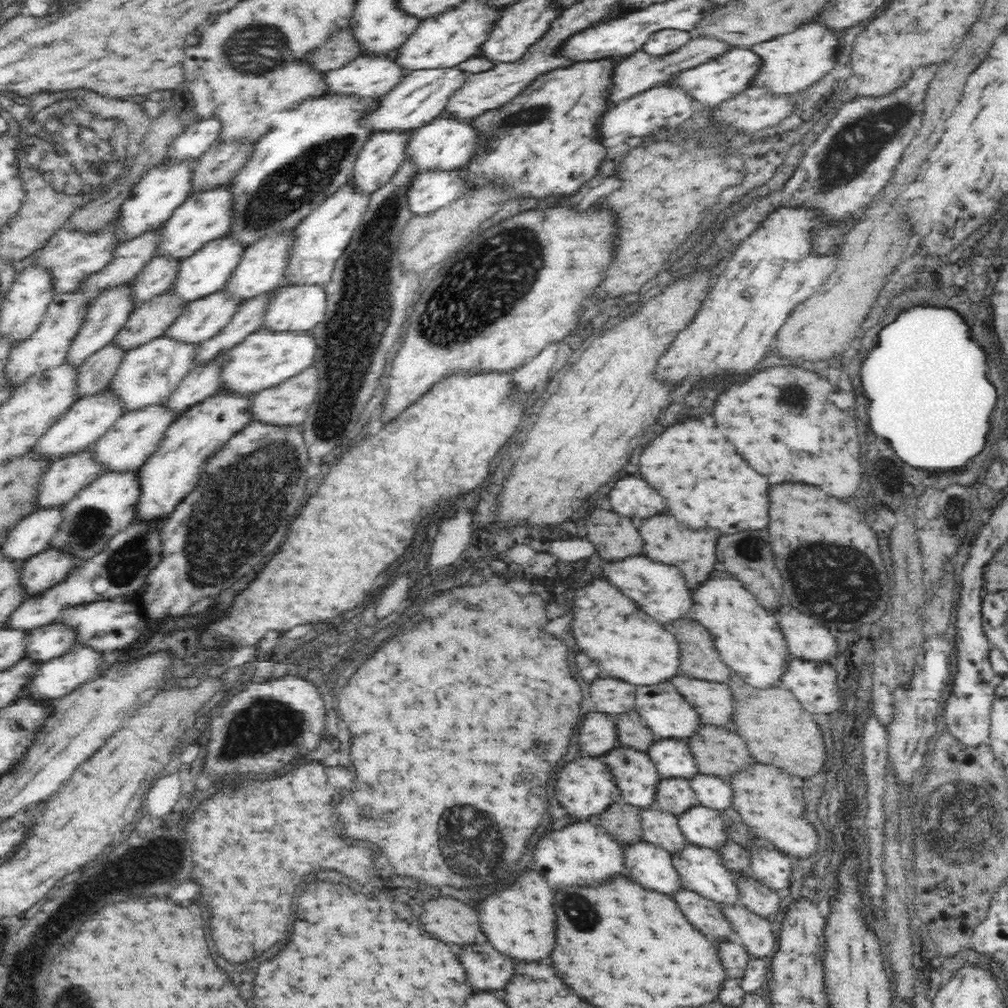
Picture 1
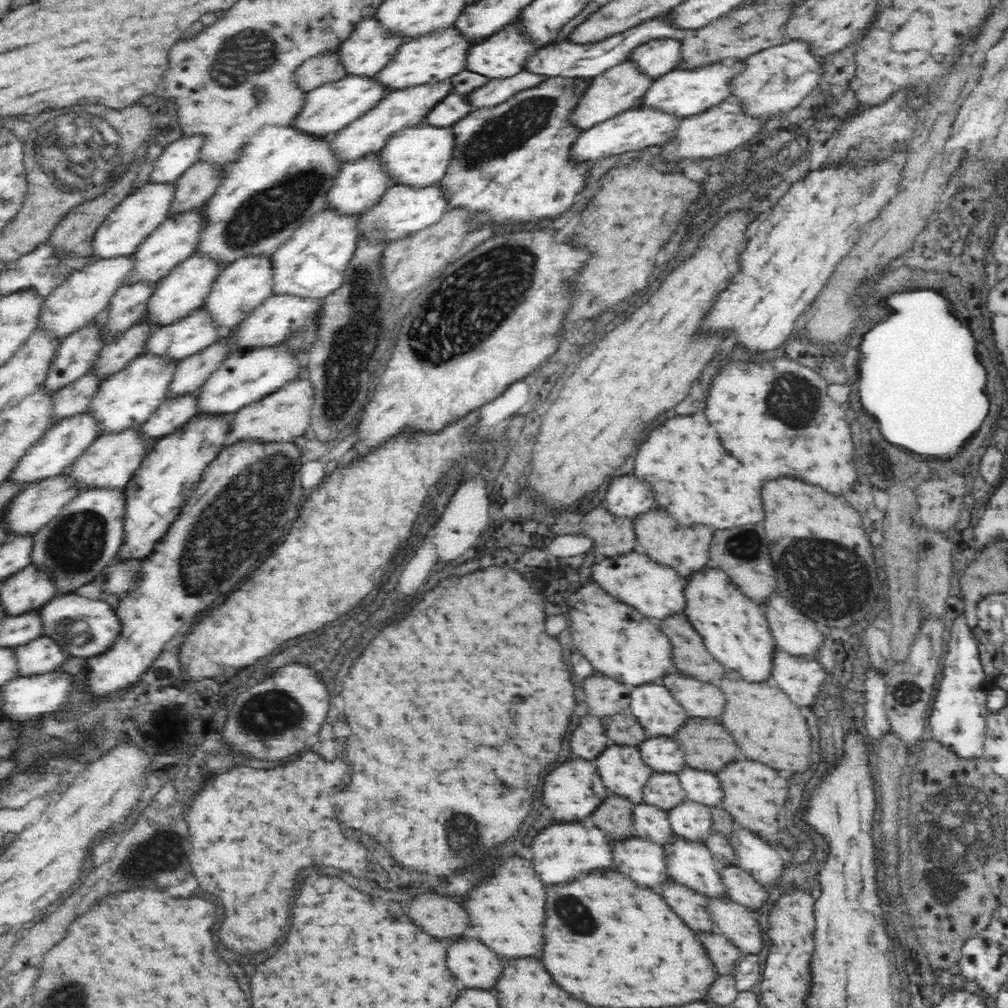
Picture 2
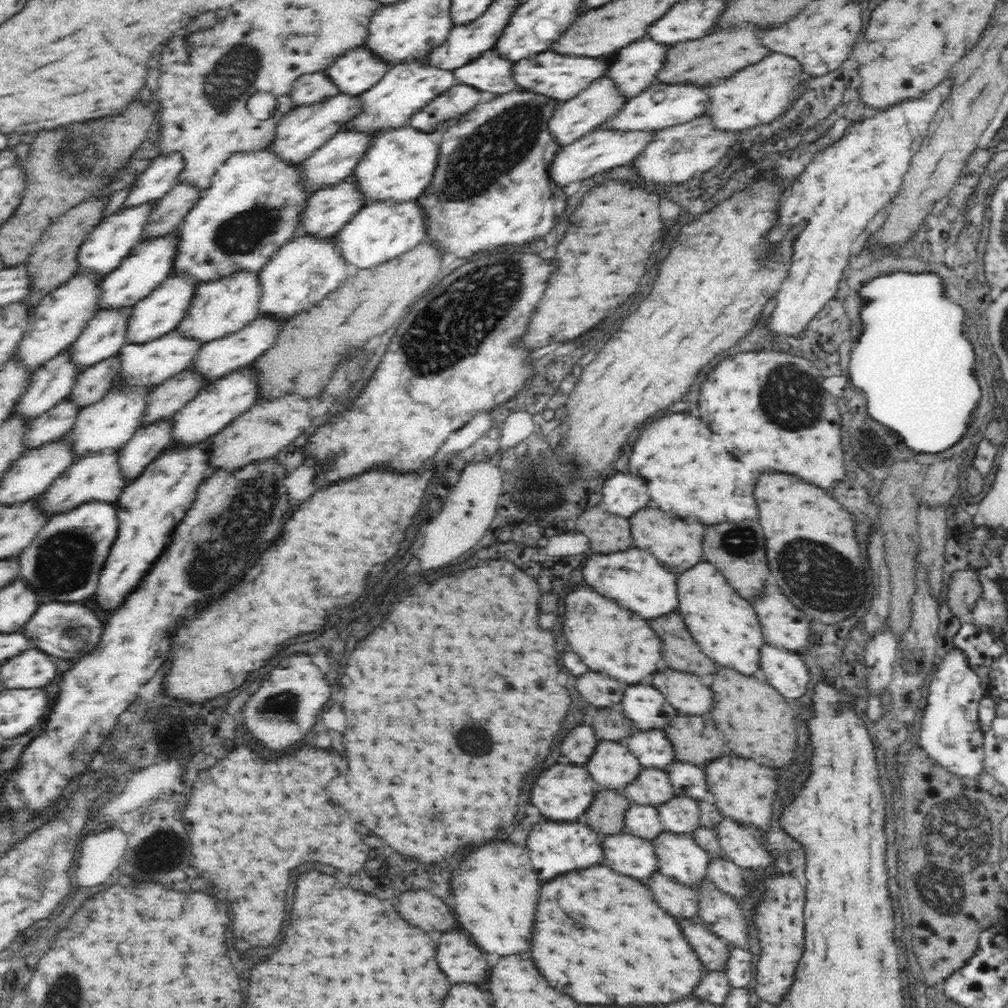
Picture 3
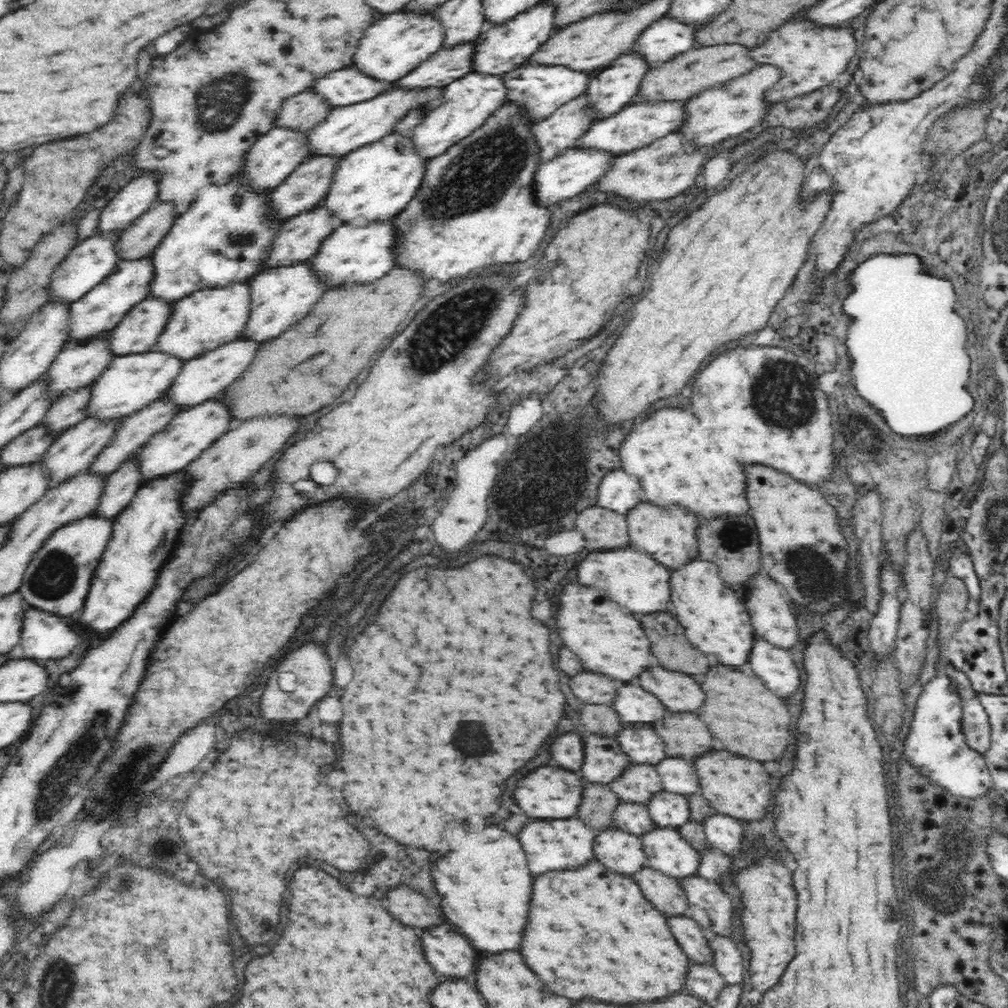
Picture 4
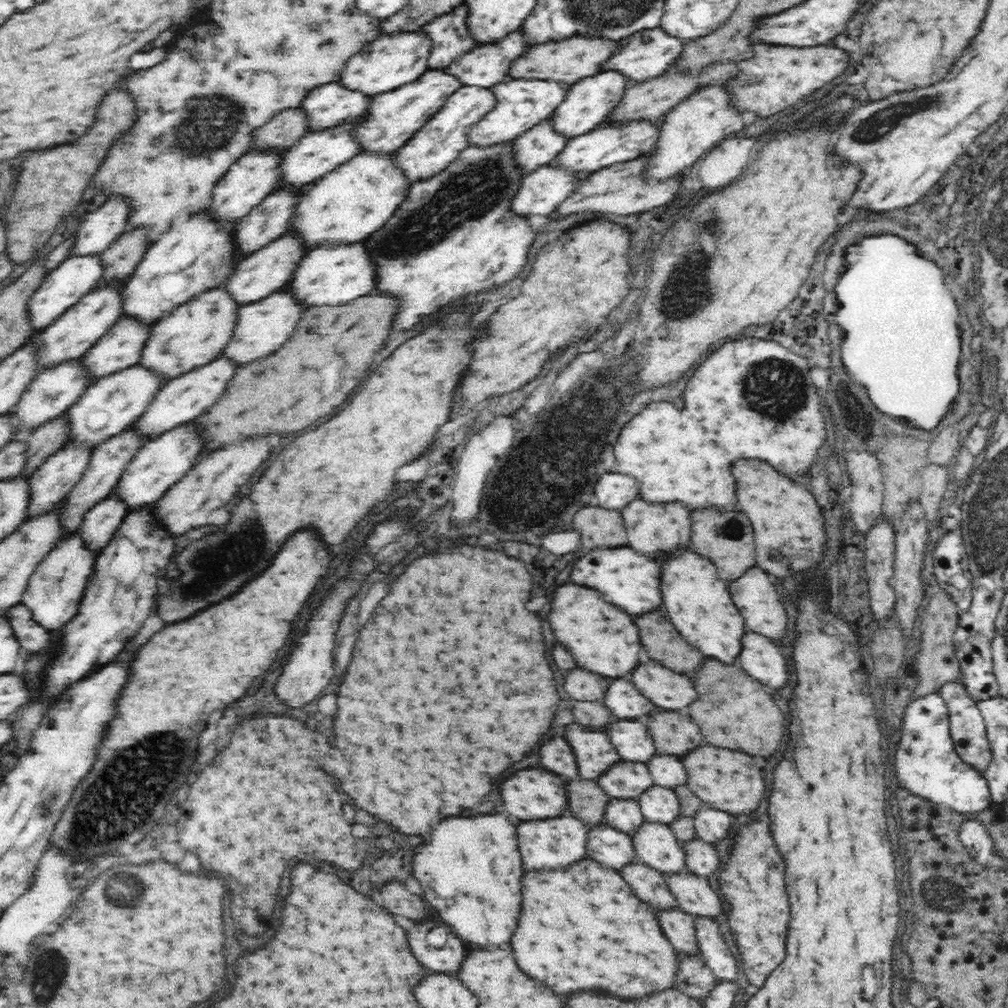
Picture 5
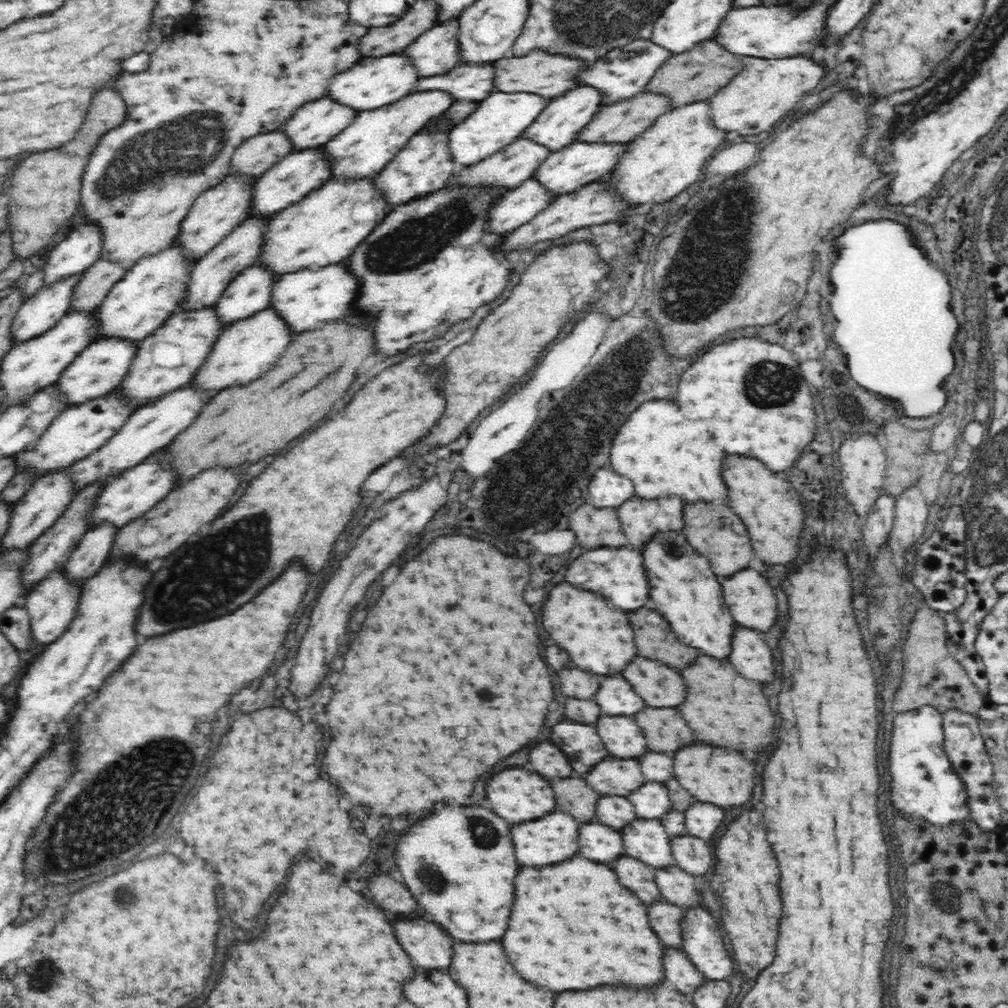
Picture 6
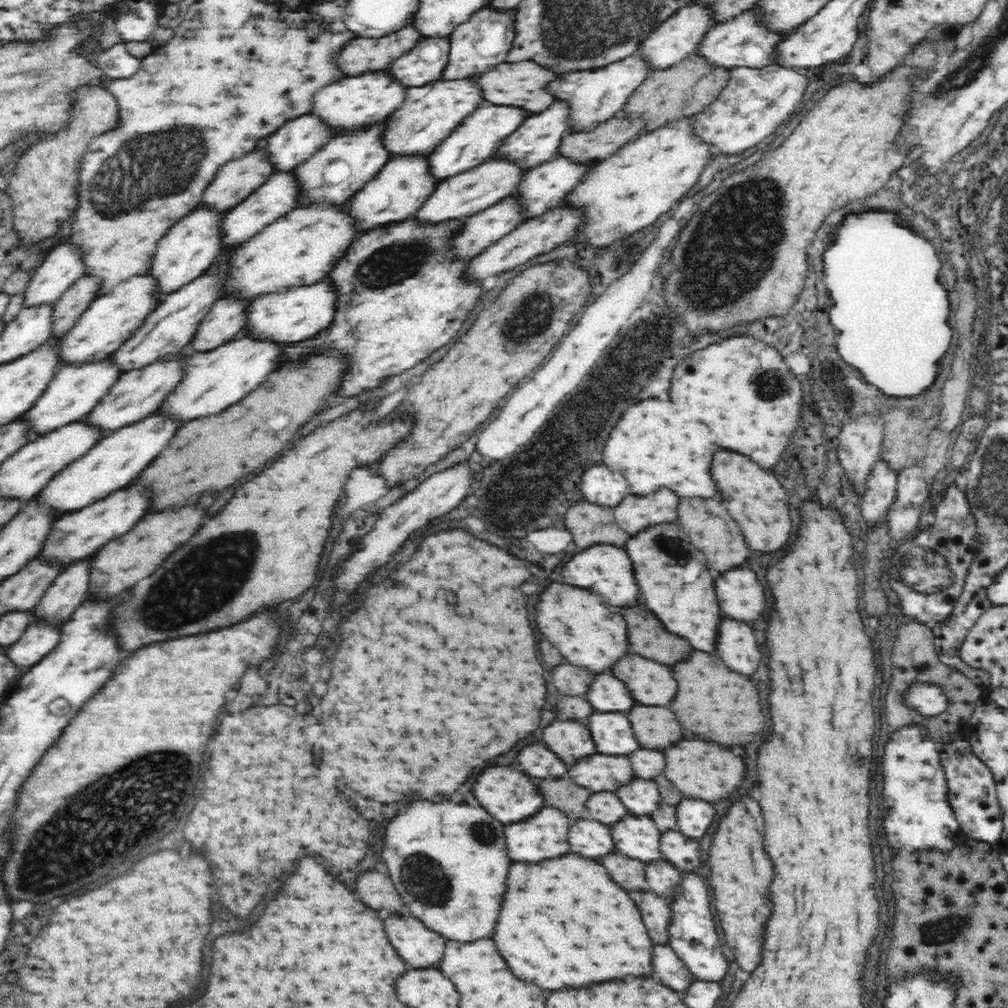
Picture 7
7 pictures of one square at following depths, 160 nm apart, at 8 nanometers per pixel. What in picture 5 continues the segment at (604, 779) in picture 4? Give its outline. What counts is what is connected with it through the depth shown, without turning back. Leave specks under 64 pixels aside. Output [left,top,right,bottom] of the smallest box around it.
[566,724,620,780]

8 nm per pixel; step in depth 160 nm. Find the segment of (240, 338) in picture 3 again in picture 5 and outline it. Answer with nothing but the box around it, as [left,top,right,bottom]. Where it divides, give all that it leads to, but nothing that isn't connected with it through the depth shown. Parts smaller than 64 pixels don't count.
[133,353,238,440]

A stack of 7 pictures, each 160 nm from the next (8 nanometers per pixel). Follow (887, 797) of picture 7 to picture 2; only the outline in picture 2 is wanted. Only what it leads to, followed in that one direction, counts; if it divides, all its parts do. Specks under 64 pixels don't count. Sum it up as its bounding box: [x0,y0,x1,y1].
[929,608,992,758]

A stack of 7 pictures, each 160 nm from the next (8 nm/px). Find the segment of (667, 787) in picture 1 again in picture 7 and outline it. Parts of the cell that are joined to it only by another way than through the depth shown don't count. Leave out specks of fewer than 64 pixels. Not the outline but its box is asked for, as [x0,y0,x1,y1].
[568,754,636,792]

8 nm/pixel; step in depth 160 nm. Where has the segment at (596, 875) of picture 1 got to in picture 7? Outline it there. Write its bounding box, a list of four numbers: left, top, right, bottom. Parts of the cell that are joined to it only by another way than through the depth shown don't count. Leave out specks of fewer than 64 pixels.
[506,808,570,862]

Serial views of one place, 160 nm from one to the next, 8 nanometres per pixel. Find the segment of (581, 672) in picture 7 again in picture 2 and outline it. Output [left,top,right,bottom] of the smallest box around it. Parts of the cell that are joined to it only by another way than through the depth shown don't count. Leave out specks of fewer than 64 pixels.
[584,676,634,716]

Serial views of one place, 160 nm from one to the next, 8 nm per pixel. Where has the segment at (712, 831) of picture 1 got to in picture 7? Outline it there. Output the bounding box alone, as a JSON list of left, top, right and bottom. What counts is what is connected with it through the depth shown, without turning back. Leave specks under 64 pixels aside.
[618,780,661,816]

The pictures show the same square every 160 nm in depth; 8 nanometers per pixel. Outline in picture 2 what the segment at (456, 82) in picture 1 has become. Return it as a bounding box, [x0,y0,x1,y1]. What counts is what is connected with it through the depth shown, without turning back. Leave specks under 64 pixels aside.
[333,79,454,163]

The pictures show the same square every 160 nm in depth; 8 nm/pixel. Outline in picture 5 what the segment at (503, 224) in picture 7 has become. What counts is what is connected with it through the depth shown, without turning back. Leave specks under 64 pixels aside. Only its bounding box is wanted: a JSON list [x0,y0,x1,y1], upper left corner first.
[513,165,587,217]

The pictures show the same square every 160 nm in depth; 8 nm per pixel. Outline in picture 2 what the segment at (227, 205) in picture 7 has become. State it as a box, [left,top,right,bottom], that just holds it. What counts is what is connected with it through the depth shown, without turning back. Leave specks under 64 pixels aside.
[294,47,346,91]

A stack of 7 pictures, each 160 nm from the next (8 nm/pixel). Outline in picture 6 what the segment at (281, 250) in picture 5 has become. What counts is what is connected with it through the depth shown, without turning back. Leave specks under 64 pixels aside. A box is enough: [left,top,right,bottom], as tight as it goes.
[216,261,279,326]

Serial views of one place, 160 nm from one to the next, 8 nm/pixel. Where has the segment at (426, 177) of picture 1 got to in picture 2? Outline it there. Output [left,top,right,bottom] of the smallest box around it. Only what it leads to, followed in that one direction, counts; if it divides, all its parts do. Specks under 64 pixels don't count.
[358,183,449,242]

